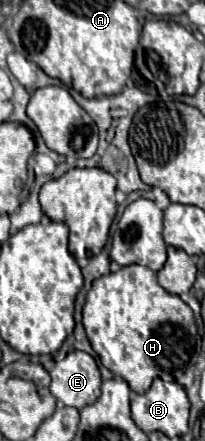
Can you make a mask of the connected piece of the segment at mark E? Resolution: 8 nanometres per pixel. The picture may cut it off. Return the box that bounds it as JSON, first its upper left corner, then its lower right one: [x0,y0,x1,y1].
[50,351,100,409]

